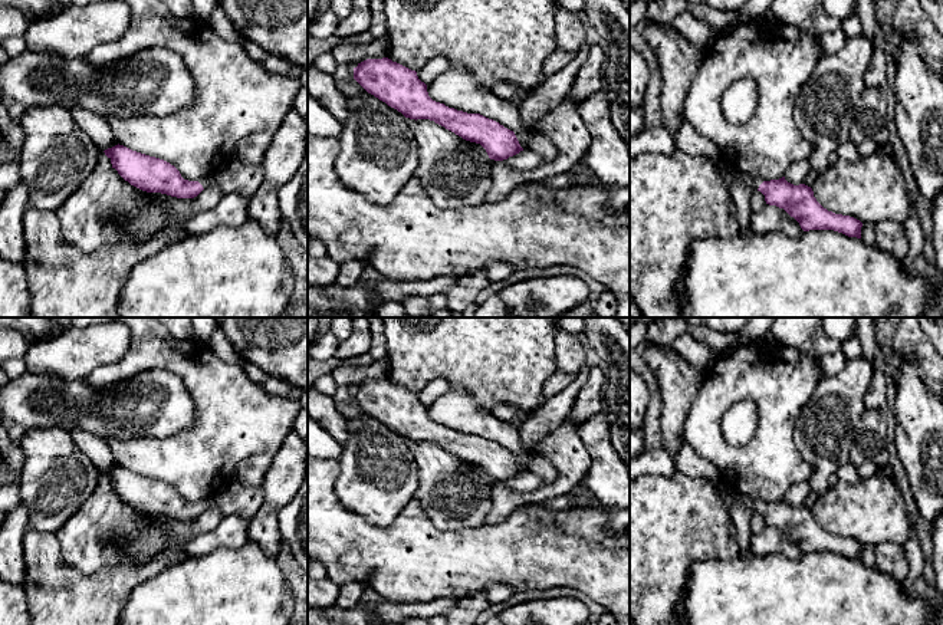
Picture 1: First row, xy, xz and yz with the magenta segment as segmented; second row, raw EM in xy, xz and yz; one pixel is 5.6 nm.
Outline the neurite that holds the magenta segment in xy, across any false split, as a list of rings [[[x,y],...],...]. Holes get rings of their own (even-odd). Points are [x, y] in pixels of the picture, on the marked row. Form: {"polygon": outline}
{"polygon": [[[115,145],[104,151],[112,168],[131,185],[147,191],[161,193],[177,198],[194,198],[216,182],[214,175],[198,181],[184,180],[170,162]]]}

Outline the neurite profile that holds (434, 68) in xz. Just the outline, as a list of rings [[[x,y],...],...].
[[[437,56],[428,60],[428,63],[417,72],[417,76],[421,82],[430,85],[434,79],[437,79],[441,73],[447,72],[448,69],[450,62],[443,56]]]

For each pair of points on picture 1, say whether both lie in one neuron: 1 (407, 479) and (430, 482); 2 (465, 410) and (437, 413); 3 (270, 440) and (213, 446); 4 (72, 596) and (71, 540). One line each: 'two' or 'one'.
1: two
2: one
3: one
4: two

